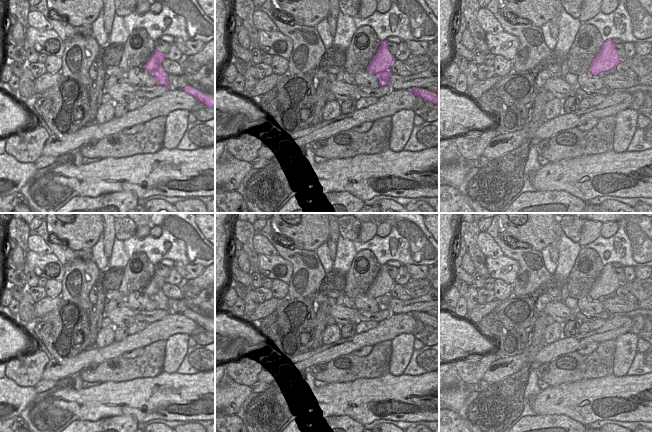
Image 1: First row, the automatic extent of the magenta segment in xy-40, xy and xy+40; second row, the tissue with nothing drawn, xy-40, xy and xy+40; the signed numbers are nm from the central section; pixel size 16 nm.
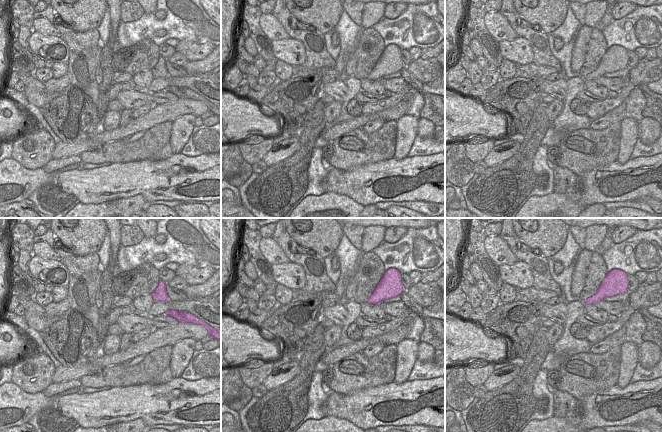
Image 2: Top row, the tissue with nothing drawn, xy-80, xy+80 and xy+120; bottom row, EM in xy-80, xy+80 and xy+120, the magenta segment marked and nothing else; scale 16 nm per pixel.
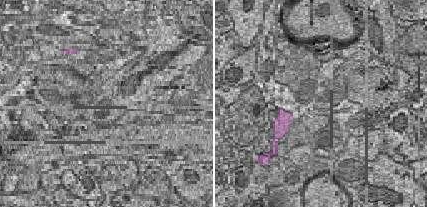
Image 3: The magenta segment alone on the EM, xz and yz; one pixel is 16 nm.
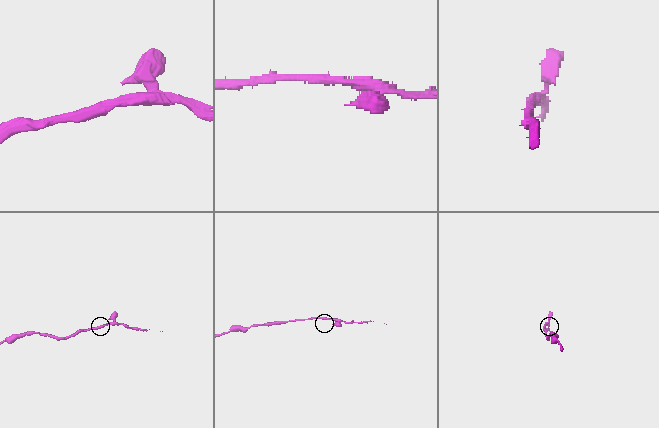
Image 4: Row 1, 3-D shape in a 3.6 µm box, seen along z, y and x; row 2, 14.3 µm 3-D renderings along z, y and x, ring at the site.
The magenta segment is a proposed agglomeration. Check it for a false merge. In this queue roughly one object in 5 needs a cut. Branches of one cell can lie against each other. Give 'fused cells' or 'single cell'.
fused cells

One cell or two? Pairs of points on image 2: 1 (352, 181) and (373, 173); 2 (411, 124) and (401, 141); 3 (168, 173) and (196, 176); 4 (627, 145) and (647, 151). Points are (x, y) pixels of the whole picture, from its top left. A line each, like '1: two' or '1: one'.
1: one
2: one
3: one
4: two

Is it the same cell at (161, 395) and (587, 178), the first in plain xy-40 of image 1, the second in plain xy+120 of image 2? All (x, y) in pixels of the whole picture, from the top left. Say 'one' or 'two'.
one

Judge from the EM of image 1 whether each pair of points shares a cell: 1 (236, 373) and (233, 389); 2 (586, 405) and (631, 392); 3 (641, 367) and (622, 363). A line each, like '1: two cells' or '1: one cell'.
1: two cells
2: one cell
3: two cells

